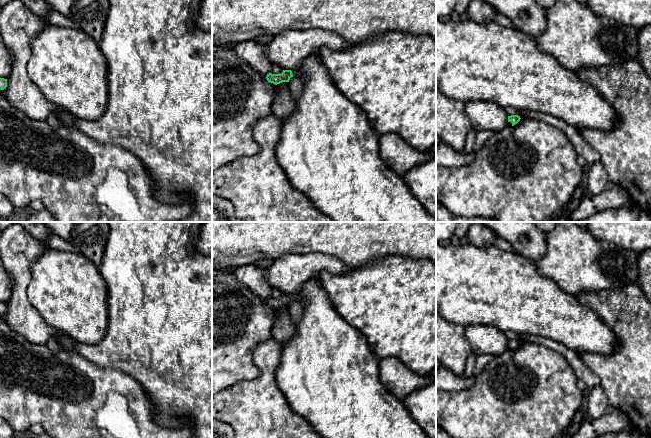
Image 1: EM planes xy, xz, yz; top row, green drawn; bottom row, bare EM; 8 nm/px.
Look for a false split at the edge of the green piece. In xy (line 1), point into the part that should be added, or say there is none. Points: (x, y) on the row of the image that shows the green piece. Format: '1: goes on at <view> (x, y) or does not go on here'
1: does not go on here

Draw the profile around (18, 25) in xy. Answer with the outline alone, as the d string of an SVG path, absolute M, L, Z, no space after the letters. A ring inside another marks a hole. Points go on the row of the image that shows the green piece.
M20 0L0 8L0 31L5 47L13 53L12 72L7 87L0 90L9 103L32 120L46 121L57 106L47 101L28 76L30 43L47 21L34 14Z

